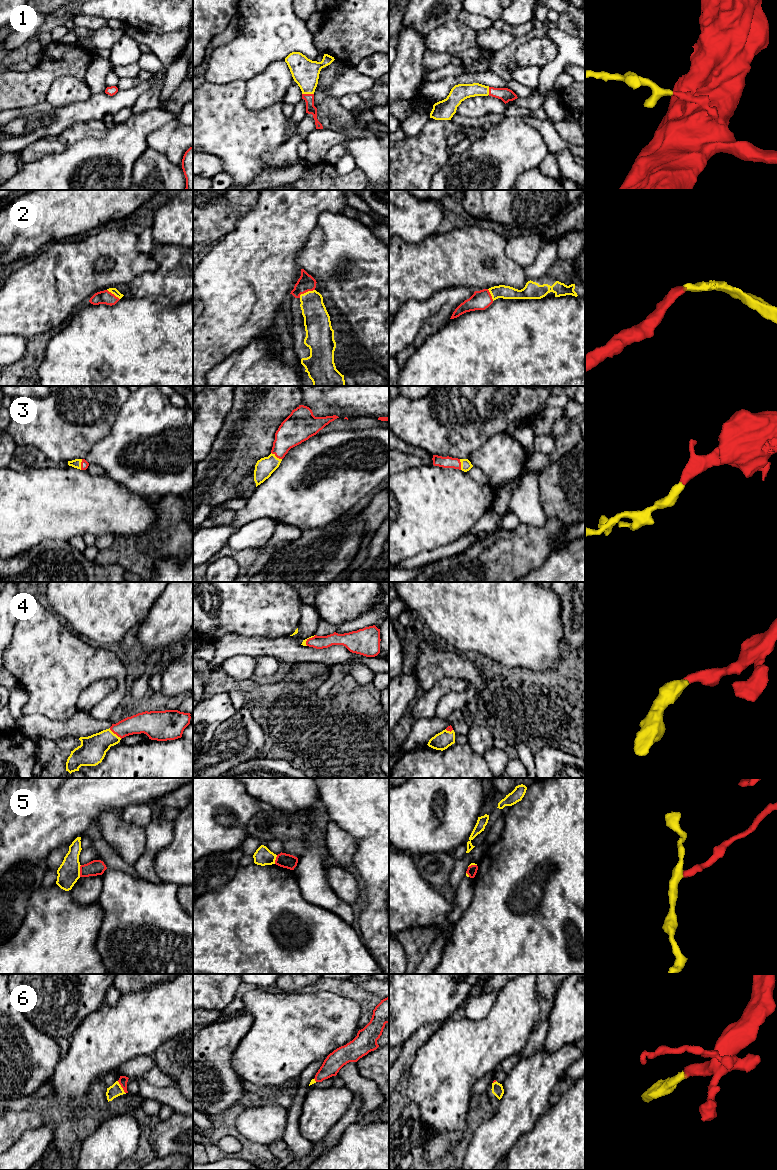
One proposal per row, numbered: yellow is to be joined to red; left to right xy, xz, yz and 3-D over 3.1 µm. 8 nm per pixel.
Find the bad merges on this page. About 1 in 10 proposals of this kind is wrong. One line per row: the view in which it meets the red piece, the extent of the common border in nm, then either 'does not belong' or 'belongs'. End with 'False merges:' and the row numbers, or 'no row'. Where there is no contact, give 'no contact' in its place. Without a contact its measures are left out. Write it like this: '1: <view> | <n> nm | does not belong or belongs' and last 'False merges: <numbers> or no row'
1: xz | 100 nm | belongs
2: xz | 140 nm | belongs
3: xz | 110 nm | belongs
4: xy | 130 nm | belongs
5: xy | 100 nm | does not belong
6: xy | 120 nm | belongs
False merges: 5

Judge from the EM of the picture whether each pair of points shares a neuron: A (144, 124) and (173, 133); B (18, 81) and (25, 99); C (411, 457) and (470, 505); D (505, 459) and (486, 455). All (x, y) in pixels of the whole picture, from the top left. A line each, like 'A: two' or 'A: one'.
A: two
B: one
C: two
D: one

